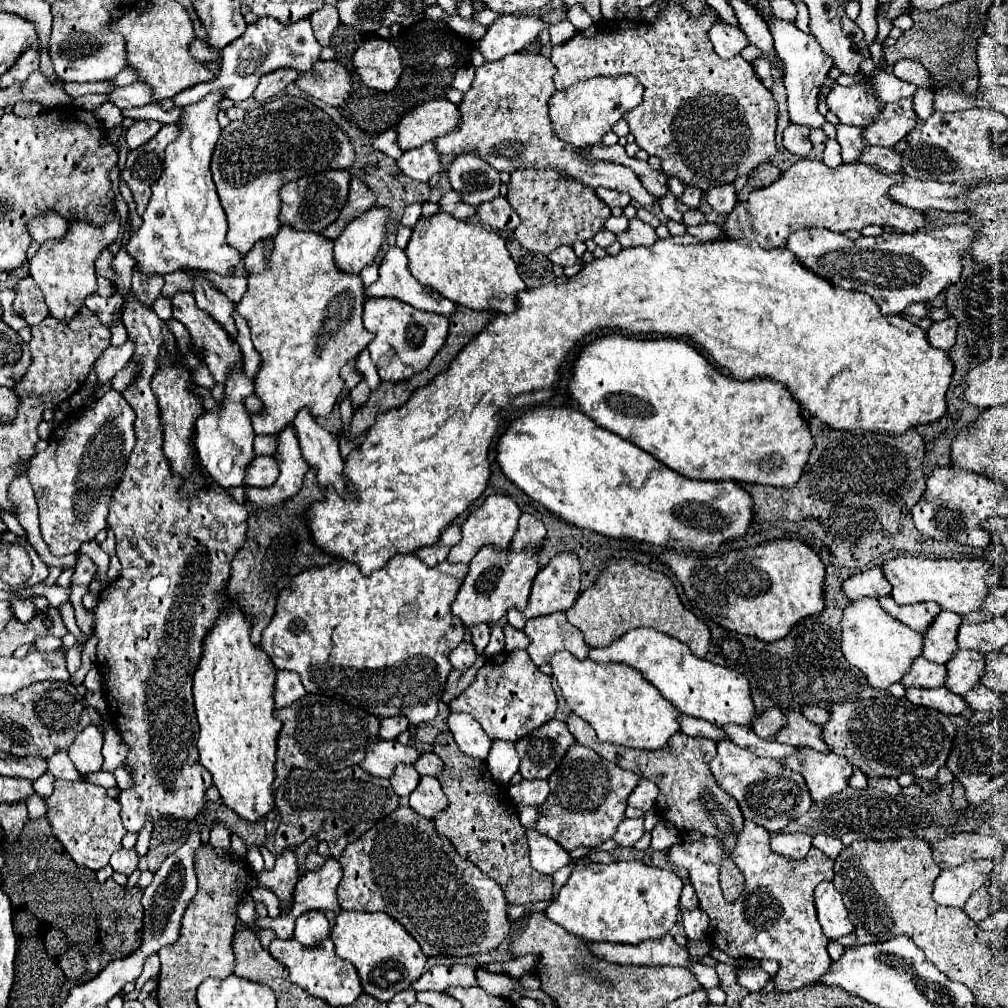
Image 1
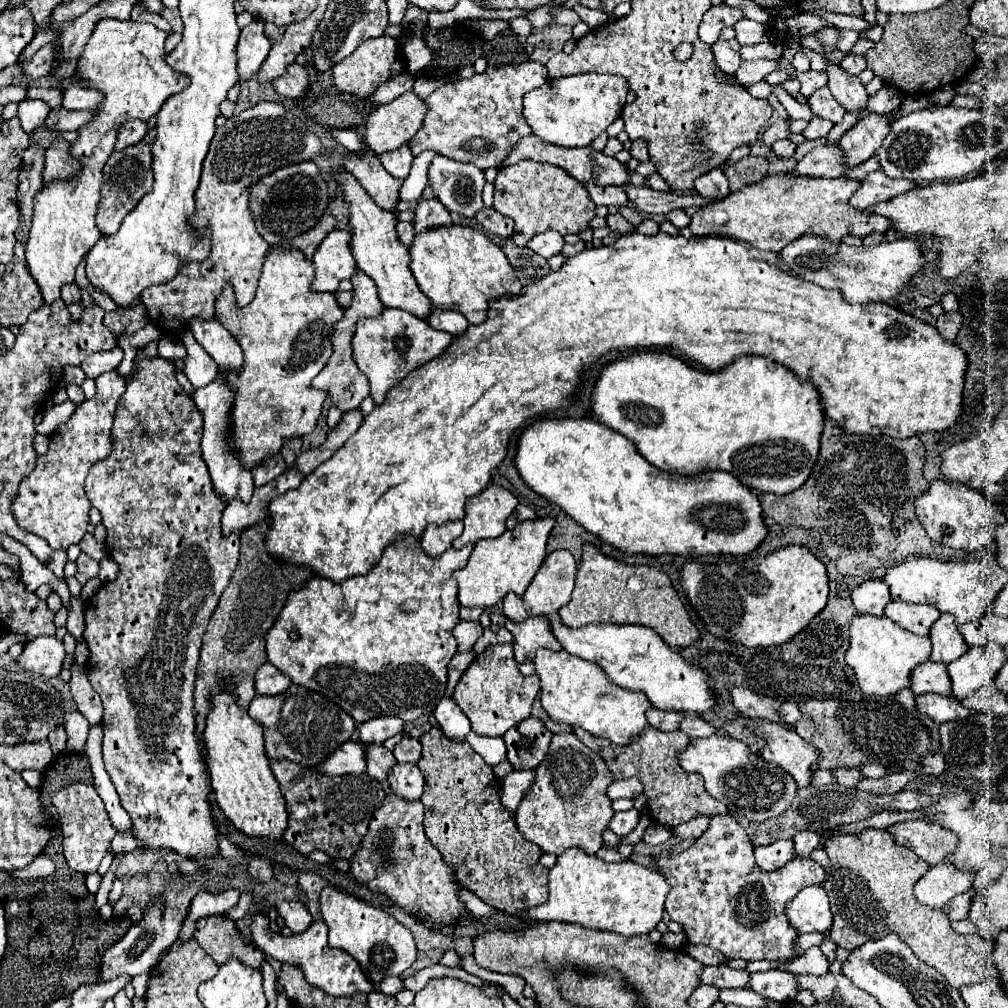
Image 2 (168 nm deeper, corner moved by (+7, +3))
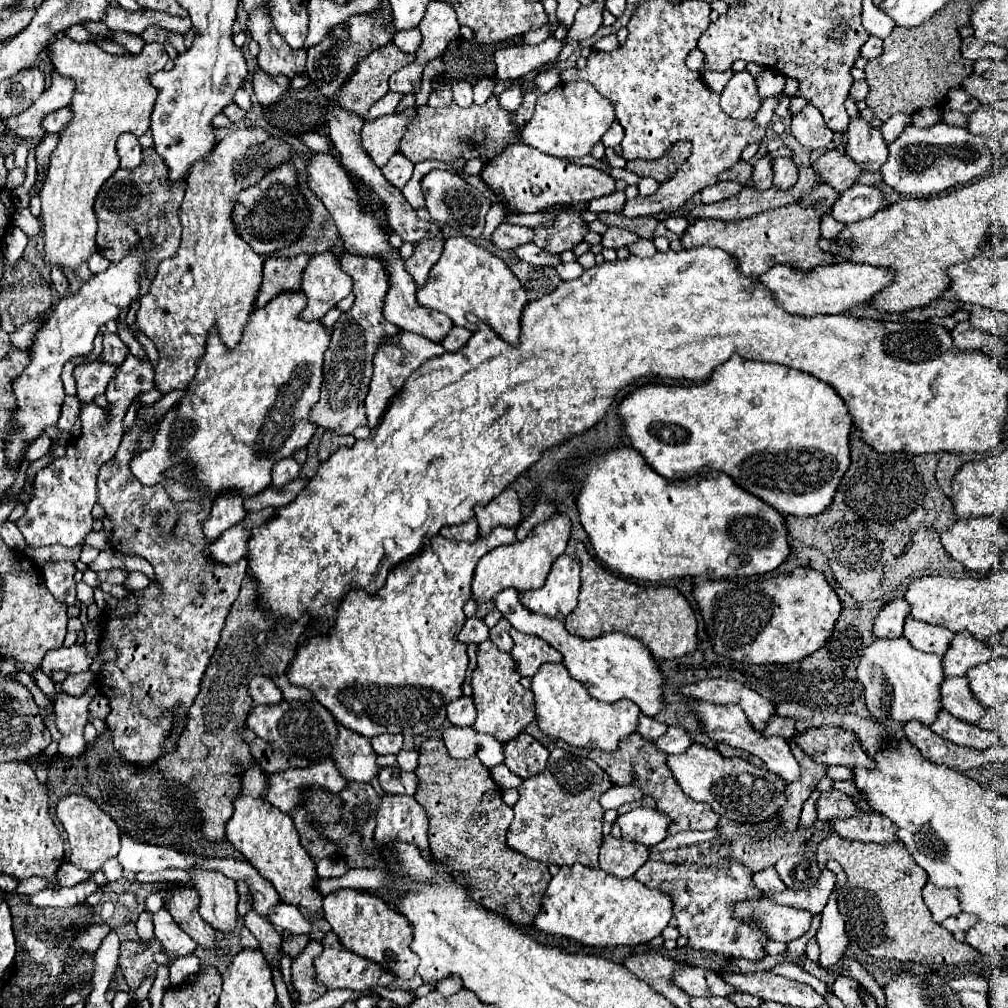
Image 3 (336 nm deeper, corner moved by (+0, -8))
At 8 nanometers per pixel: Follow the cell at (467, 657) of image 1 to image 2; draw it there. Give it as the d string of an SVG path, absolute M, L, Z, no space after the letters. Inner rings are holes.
M460 620L458 626L452 630L452 634L458 640L458 652L468 652L472 650L474 642L482 636L482 626L478 622Z

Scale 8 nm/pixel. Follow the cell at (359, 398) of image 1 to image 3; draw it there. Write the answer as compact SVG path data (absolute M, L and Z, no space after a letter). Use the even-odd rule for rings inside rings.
M295 479L287 487L267 487L267 491L259 493L257 497L245 499L245 511L261 511L265 507L283 507L287 501L293 501L299 491L305 487L305 479Z

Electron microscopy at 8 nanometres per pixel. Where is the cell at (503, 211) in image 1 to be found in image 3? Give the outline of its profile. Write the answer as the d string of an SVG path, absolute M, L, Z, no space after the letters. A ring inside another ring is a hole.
M501 223L495 233L493 233L493 243L499 249L517 249L519 245L531 243L533 241L533 229L521 227L521 225L511 225L511 223Z

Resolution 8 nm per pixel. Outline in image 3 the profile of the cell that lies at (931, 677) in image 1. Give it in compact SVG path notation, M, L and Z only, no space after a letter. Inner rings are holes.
M947 677L941 685L941 703L953 717L973 725L985 715L985 707L975 701L967 677Z

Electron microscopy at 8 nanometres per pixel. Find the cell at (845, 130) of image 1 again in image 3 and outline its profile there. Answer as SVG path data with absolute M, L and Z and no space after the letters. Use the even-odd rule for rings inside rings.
M805 105L801 113L791 119L791 135L807 149L823 149L833 141L833 131L825 125L819 111Z

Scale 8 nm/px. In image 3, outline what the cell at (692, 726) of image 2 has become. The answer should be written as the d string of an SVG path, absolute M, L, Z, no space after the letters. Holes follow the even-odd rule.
M669 727L665 731L665 735L661 735L657 741L653 741L655 747L659 747L663 753L667 755L675 755L675 753L683 753L689 745L691 745L691 739L687 735L685 729L681 727Z

